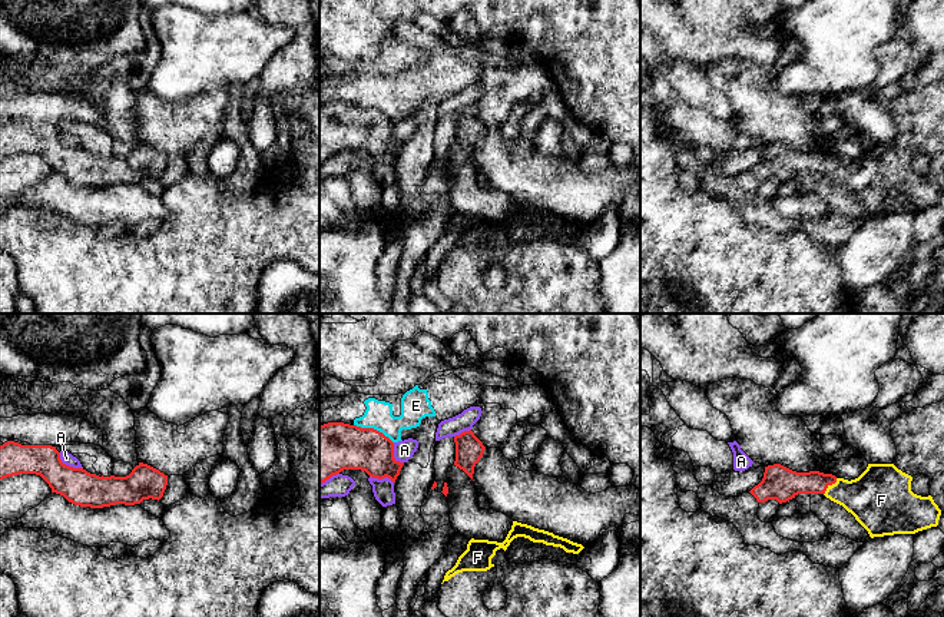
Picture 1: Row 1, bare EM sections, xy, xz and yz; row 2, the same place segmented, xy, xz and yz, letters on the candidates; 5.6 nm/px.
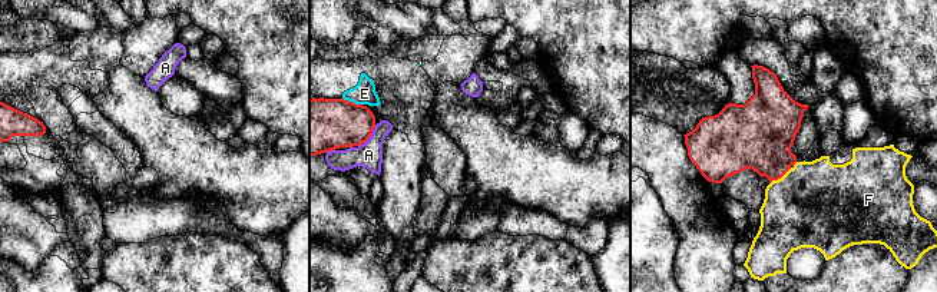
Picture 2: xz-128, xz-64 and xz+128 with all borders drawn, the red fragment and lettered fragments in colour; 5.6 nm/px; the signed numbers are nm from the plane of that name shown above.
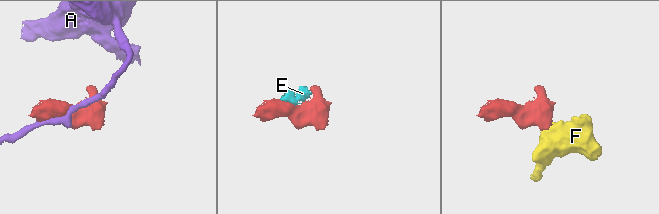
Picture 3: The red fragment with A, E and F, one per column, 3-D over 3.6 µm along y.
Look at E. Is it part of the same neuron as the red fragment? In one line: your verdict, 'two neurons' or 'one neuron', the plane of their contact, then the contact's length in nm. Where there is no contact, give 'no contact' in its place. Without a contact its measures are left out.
two neurons; contact in xz; length 240 nm

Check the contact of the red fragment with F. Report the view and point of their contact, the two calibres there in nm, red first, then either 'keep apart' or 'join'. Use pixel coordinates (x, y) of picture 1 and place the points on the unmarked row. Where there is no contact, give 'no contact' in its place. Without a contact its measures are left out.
yz (830, 163) | 170/280 nm | join

